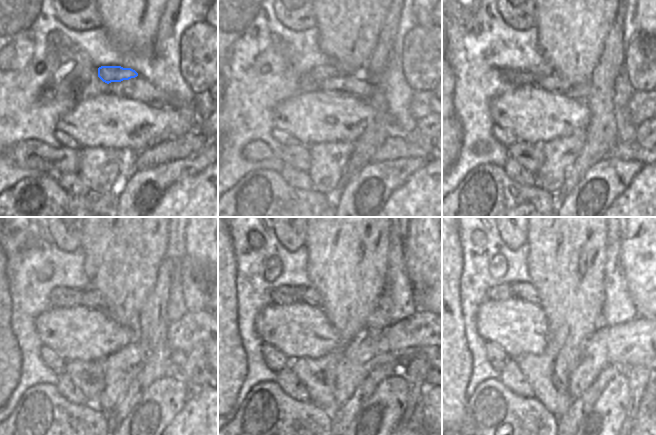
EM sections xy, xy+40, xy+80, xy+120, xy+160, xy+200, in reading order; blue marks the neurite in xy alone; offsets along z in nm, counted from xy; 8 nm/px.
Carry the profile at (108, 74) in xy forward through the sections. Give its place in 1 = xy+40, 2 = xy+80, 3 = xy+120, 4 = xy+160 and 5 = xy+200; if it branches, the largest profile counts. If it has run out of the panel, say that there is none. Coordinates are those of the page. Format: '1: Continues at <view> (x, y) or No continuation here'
1: Continues at xy+40 (319, 73)
2: Continues at xy+80 (516, 77)
3: Continues at xy+120 (61, 297)
4: Continues at xy+160 (285, 295)
5: Continues at xy+200 (503, 292)

